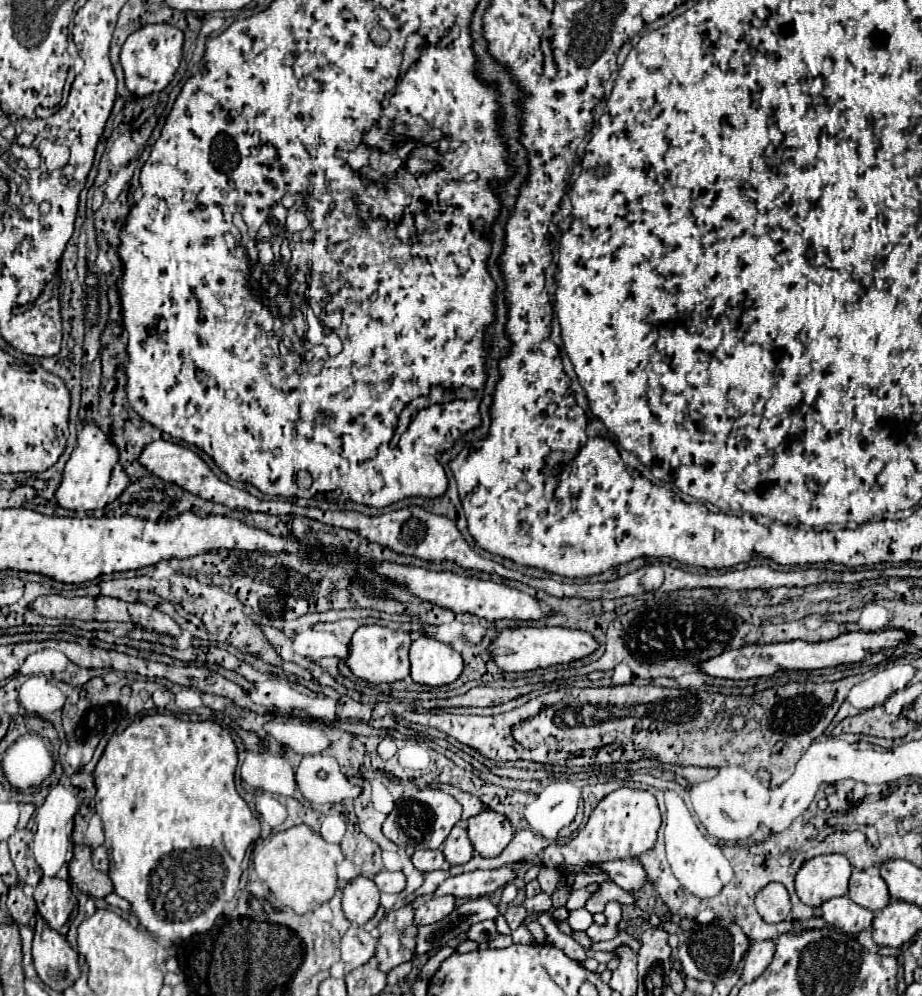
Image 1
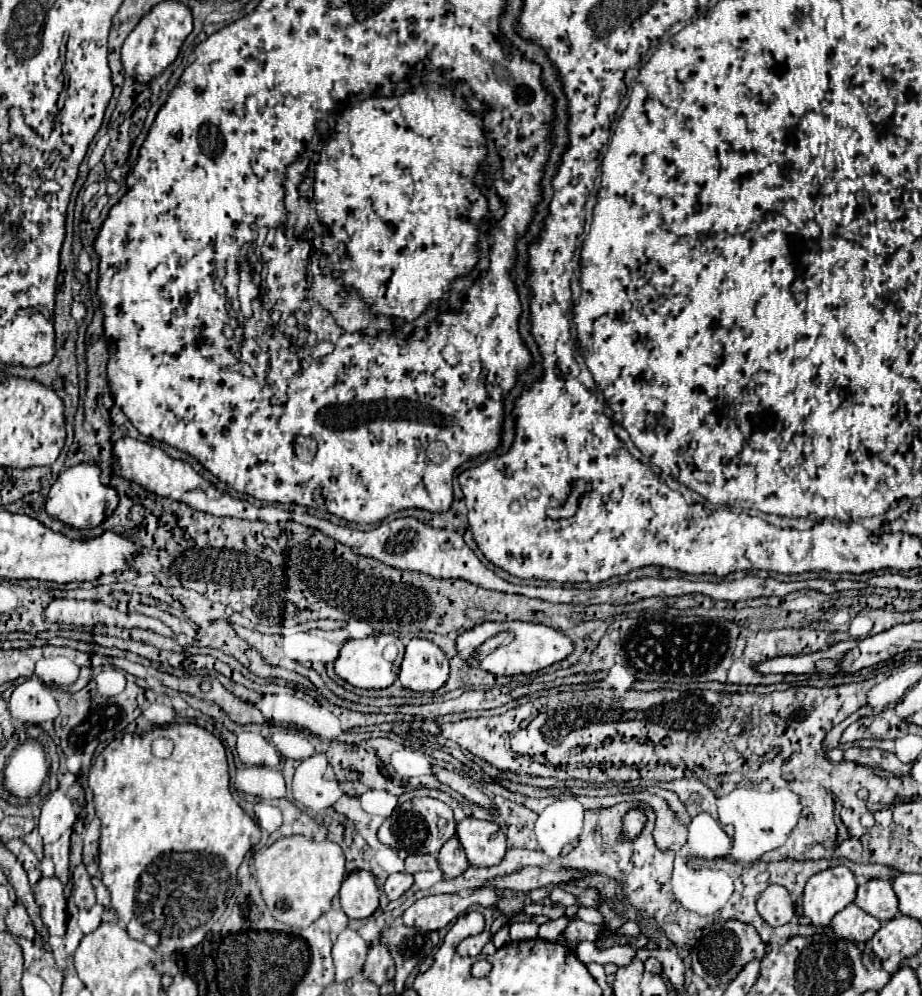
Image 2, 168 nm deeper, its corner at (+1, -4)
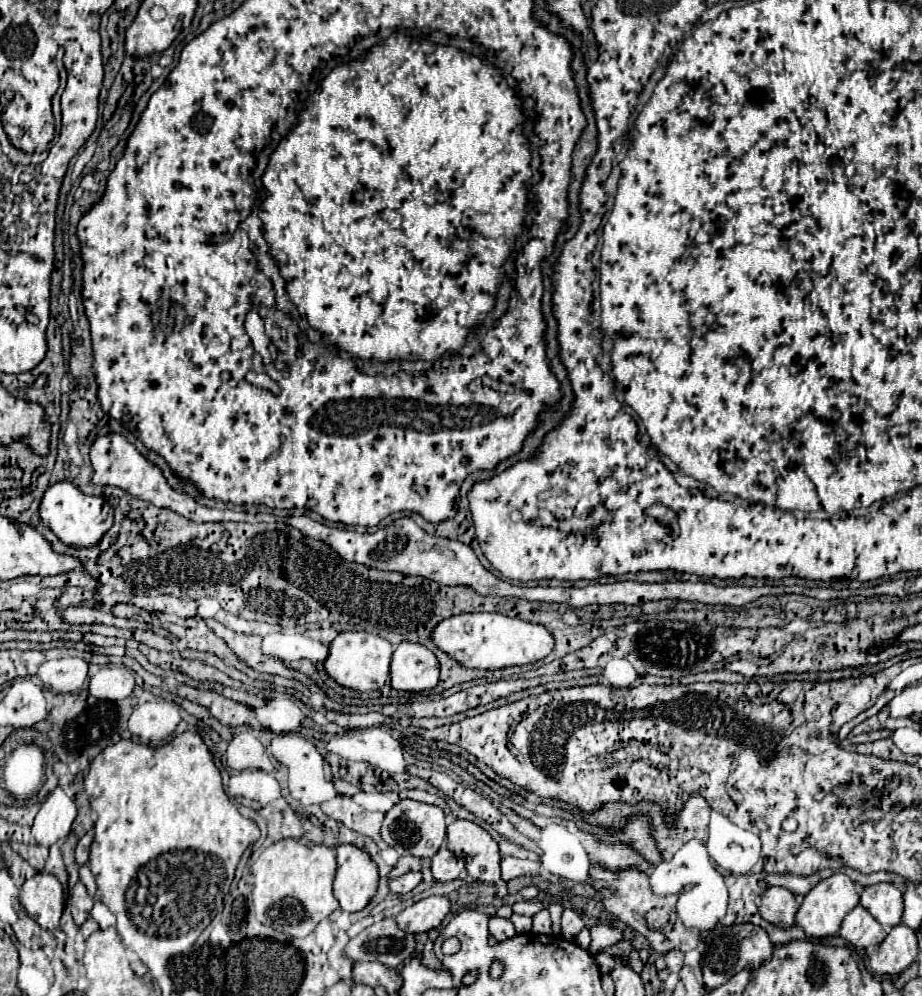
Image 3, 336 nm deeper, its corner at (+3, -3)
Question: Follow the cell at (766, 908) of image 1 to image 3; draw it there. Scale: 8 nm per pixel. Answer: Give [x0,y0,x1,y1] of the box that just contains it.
[759,886,799,928]

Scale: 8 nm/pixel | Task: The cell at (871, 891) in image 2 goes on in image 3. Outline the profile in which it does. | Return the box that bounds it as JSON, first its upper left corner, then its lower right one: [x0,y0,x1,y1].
[861,884,903,928]

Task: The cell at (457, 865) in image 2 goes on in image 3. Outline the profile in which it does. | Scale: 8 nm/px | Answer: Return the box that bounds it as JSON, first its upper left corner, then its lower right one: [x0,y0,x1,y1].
[431,844,465,882]

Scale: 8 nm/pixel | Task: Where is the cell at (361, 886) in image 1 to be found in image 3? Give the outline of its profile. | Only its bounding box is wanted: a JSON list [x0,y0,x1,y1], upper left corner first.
[335,844,377,912]

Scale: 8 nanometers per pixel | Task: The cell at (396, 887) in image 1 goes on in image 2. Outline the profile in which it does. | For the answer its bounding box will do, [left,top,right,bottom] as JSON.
[385,873,415,901]

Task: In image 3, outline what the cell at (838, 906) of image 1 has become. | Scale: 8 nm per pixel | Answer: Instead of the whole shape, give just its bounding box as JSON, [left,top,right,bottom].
[839,906,887,948]

